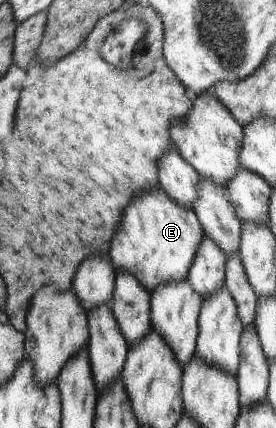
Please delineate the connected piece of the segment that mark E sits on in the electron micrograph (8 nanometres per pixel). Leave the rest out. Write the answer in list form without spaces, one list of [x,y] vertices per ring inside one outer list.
[[[156,186],[154,191],[146,191],[128,207],[128,215],[124,215],[124,227],[116,231],[116,243],[112,243],[111,262],[117,270],[126,270],[133,273],[148,289],[156,291],[160,285],[168,282],[186,281],[190,266],[194,261],[196,250],[203,238],[203,226],[199,222],[198,213],[169,198],[169,195],[160,187]]]

